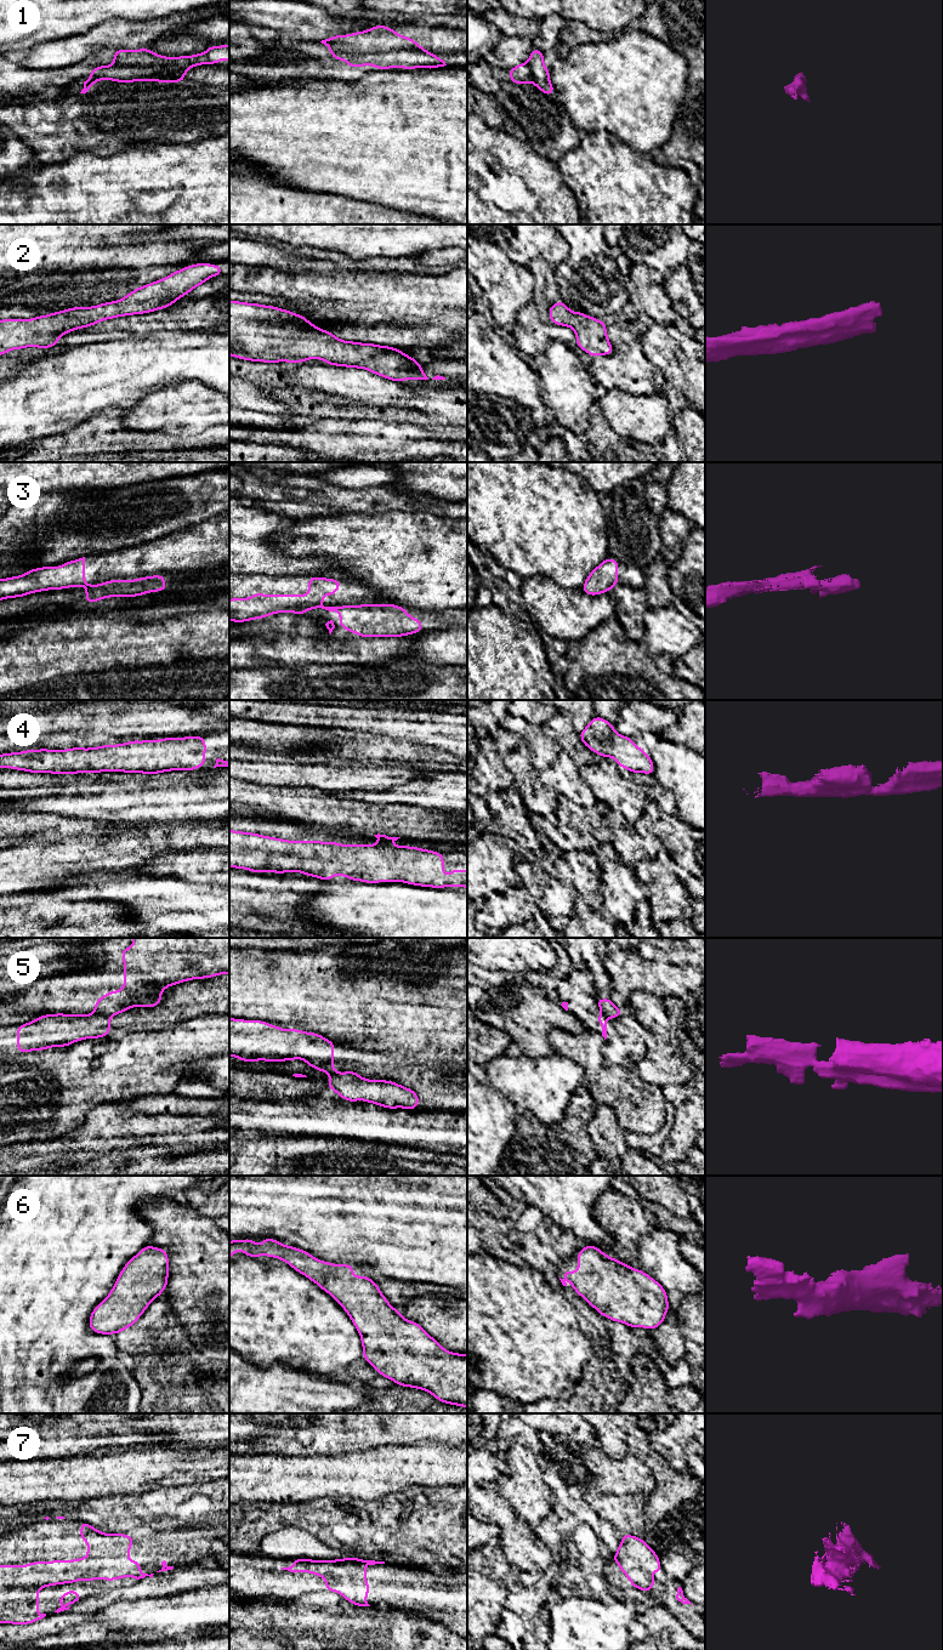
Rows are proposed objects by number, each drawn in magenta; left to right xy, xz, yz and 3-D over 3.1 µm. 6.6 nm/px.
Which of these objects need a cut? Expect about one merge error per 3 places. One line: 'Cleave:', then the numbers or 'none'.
Cleave: 1, 3, 5

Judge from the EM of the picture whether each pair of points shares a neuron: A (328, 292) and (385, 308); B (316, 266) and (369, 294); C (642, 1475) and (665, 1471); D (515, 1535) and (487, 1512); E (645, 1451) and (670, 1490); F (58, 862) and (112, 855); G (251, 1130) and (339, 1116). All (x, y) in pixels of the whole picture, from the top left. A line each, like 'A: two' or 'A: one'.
A: one
B: two
C: two
D: one
E: one
F: one
G: one

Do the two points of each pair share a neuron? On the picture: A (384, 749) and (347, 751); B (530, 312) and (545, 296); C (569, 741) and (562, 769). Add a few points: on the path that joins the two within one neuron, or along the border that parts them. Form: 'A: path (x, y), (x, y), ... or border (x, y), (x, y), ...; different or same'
A: path (375, 749), (356, 749); same
B: border (532, 300), (544, 324); different
C: border (561, 749), (578, 767); different

